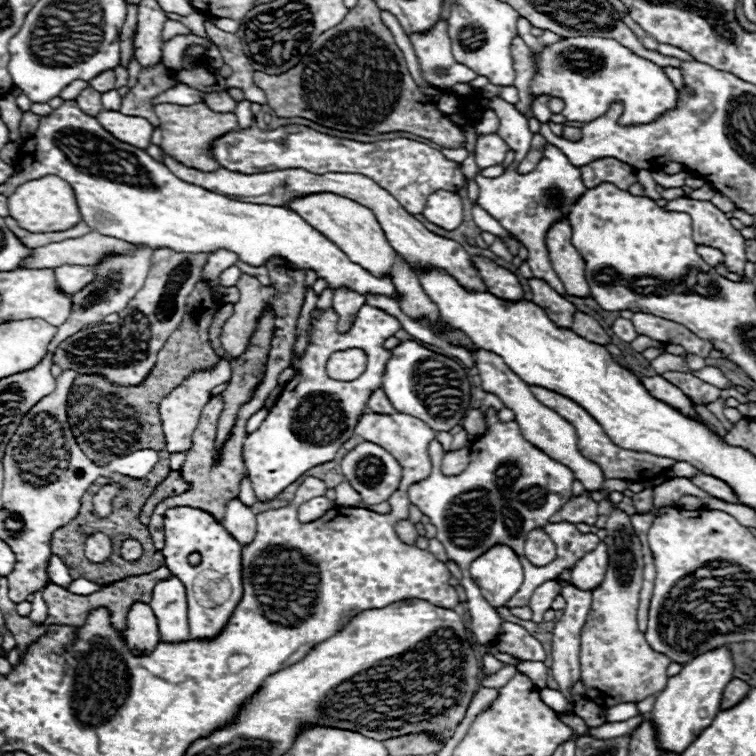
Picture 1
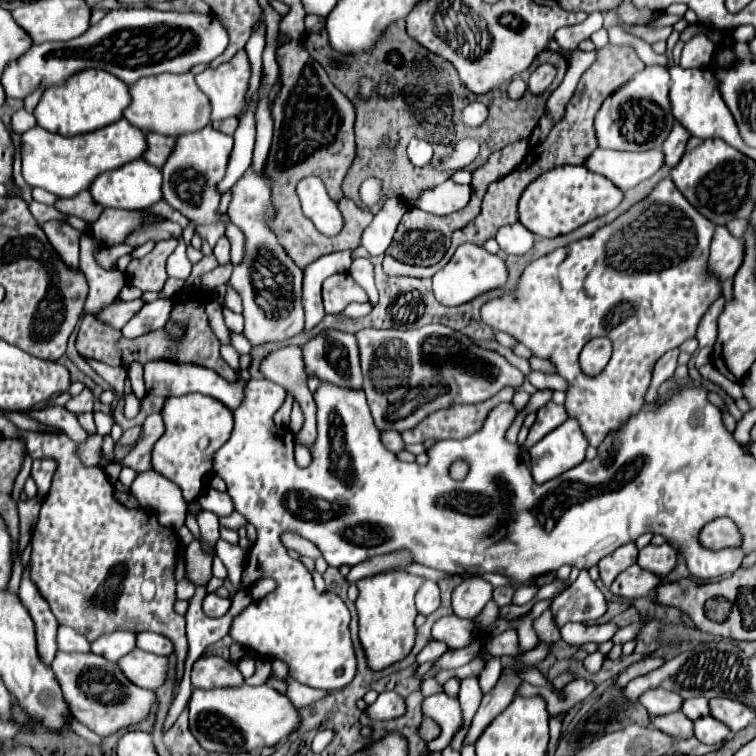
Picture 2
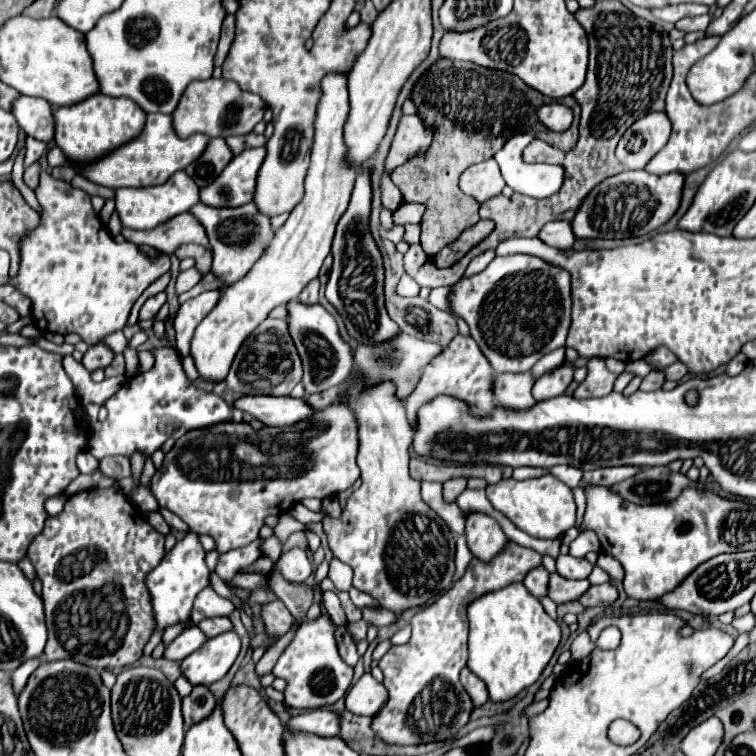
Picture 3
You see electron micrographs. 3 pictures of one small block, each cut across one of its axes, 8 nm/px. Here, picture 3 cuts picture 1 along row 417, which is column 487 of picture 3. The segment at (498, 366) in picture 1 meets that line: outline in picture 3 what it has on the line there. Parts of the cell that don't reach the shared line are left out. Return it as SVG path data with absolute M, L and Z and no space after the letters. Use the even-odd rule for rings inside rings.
M470 512L466 516L466 540L472 554L480 560L490 560L508 542L500 524L482 512Z

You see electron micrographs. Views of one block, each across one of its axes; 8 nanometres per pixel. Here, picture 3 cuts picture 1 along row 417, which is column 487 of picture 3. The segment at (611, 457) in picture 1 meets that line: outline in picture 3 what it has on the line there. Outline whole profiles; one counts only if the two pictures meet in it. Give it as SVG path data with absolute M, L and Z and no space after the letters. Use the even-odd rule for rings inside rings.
M508 542L506 548L488 562L472 558L464 576L456 580L442 598L412 618L410 642L392 646L378 664L384 672L388 702L372 718L370 728L382 742L408 746L450 740L468 724L474 704L458 678L468 662L468 654L464 654L468 648L466 606L486 592L522 582L522 576L536 566L540 566L540 554L536 550Z

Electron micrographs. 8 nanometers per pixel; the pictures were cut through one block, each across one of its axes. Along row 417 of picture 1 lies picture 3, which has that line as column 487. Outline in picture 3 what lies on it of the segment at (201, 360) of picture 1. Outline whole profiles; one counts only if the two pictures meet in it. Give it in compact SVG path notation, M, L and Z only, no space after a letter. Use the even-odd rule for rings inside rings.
M440 58L416 82L412 100L416 102L418 114L426 120L426 124L434 124L438 132L426 156L416 156L414 160L398 166L390 178L400 188L404 202L426 204L420 242L428 256L436 256L446 244L452 244L466 228L470 228L470 224L480 220L480 204L474 198L462 194L458 188L458 178L470 164L492 158L510 136L524 132L560 150L572 150L578 142L580 106L574 98L572 110L576 118L572 126L566 132L554 132L538 120L536 112L546 104L546 98L538 90L526 86L510 72L482 68L472 62Z

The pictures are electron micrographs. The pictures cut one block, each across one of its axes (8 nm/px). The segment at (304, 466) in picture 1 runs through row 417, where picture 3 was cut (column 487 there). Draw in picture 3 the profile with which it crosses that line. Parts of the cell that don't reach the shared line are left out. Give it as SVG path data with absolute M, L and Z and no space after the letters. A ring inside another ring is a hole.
M514 254L494 258L488 268L472 278L462 278L450 296L452 312L462 316L470 326L470 336L494 372L528 372L544 354L564 346L570 326L570 274L558 266L546 264L538 256Z

